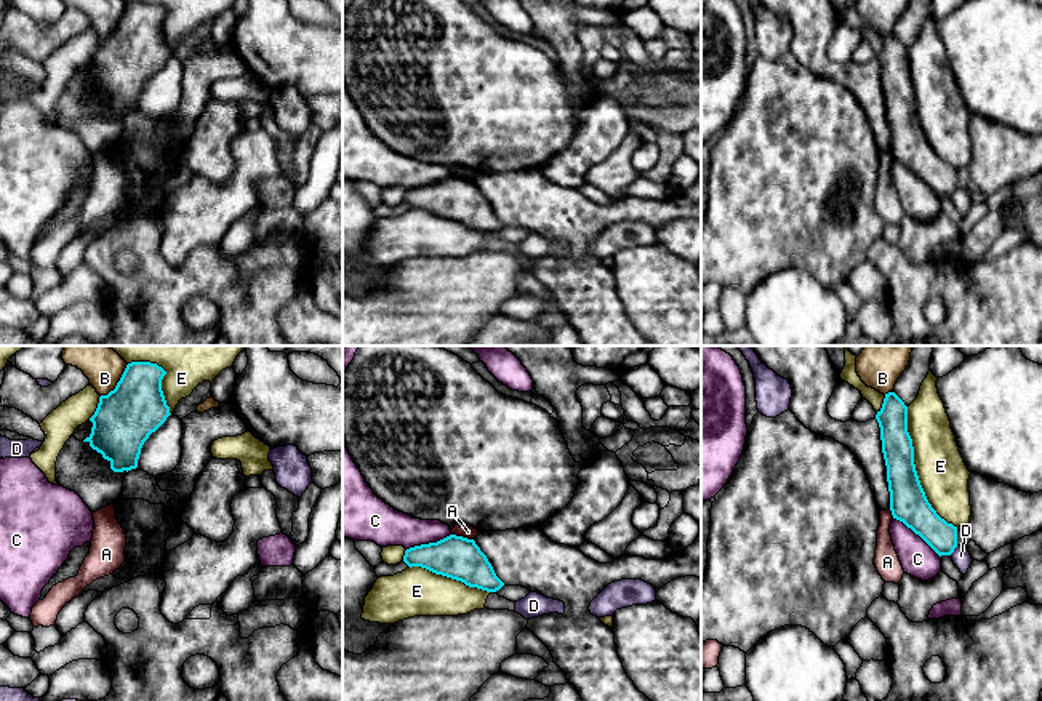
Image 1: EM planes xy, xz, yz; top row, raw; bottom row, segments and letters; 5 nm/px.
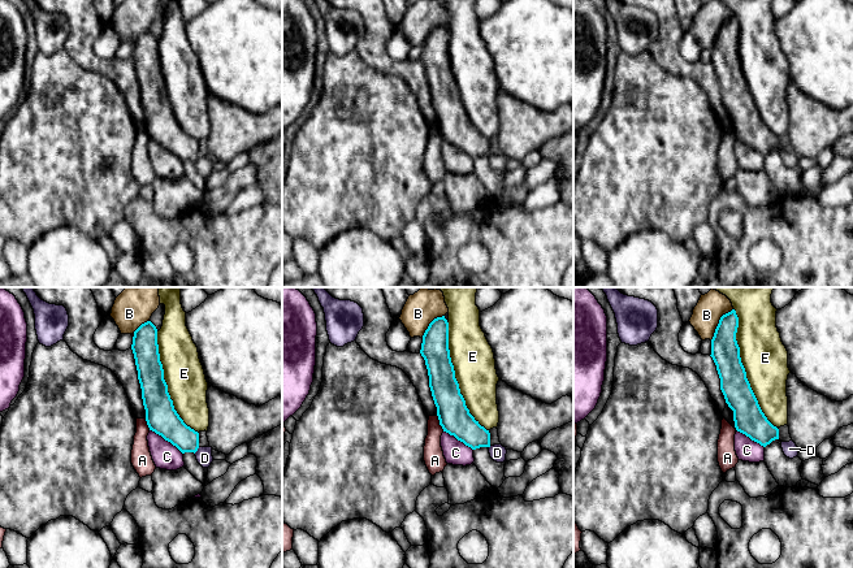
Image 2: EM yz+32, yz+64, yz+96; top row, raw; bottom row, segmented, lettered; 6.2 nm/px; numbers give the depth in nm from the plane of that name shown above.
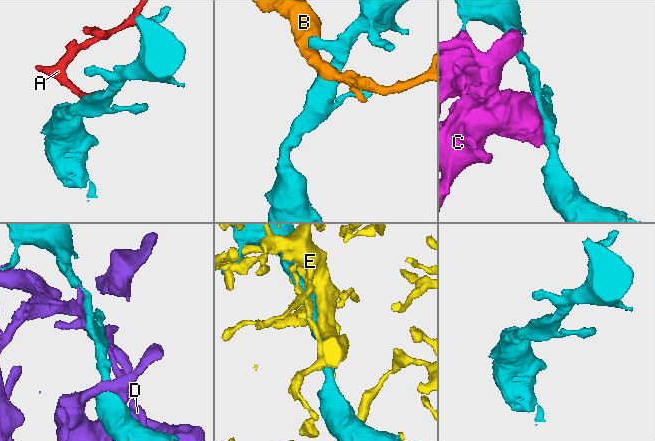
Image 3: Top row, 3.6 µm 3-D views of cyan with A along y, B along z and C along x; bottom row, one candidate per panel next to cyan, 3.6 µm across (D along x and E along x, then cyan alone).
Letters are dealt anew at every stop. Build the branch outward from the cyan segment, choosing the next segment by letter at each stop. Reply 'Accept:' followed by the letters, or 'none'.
Accept: none

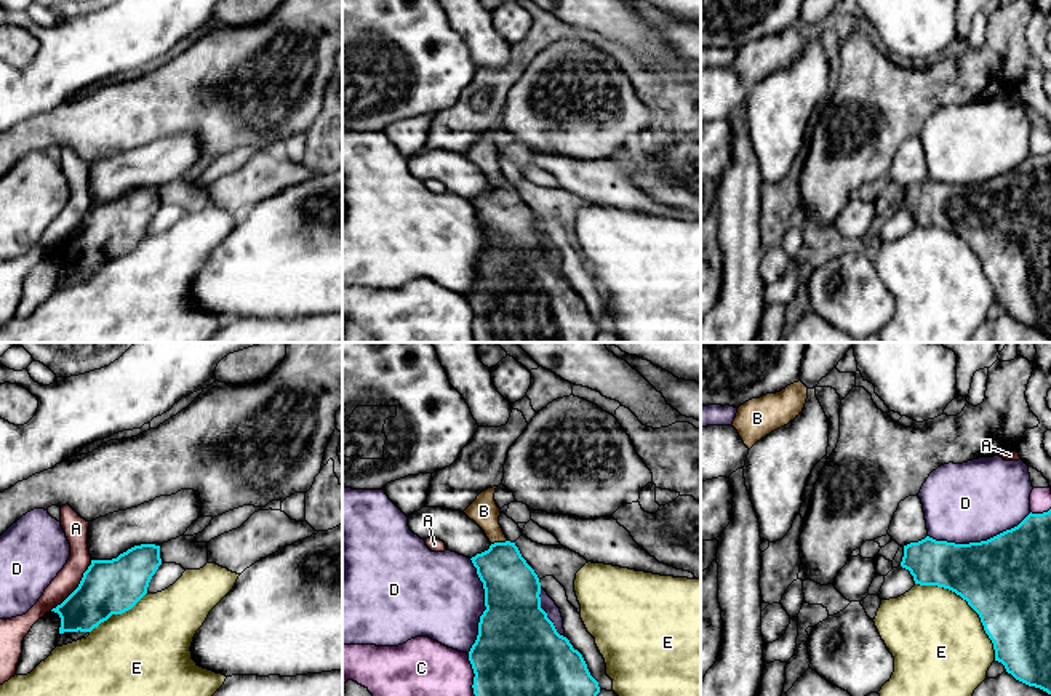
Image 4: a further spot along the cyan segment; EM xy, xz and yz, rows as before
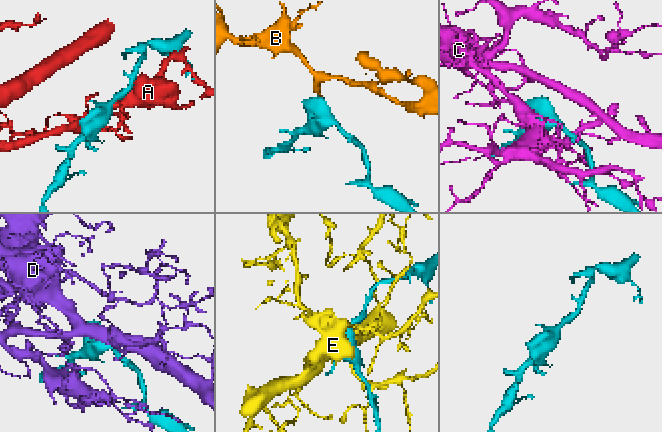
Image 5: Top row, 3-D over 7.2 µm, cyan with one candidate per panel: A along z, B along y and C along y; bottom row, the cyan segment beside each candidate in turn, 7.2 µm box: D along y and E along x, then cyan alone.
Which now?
Accept: B

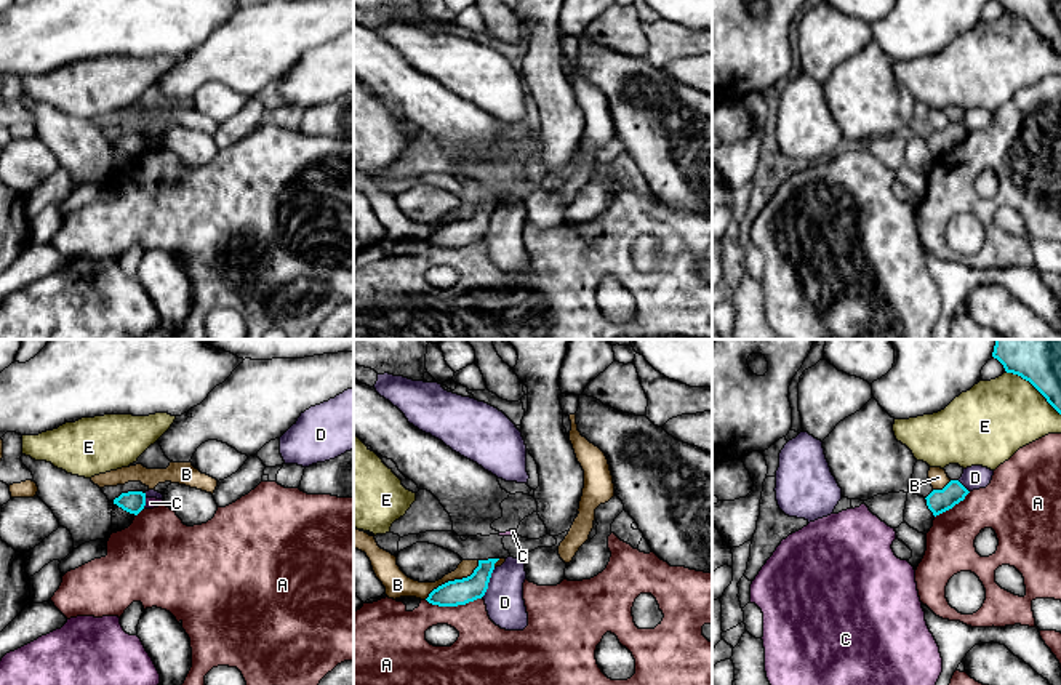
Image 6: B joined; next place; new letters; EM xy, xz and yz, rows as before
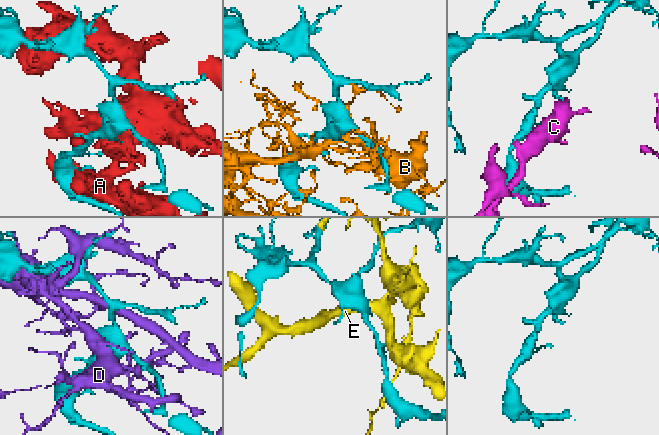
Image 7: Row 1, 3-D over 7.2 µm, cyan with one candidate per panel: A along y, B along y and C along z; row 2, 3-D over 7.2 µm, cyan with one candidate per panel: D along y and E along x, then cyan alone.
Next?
Accept: none

